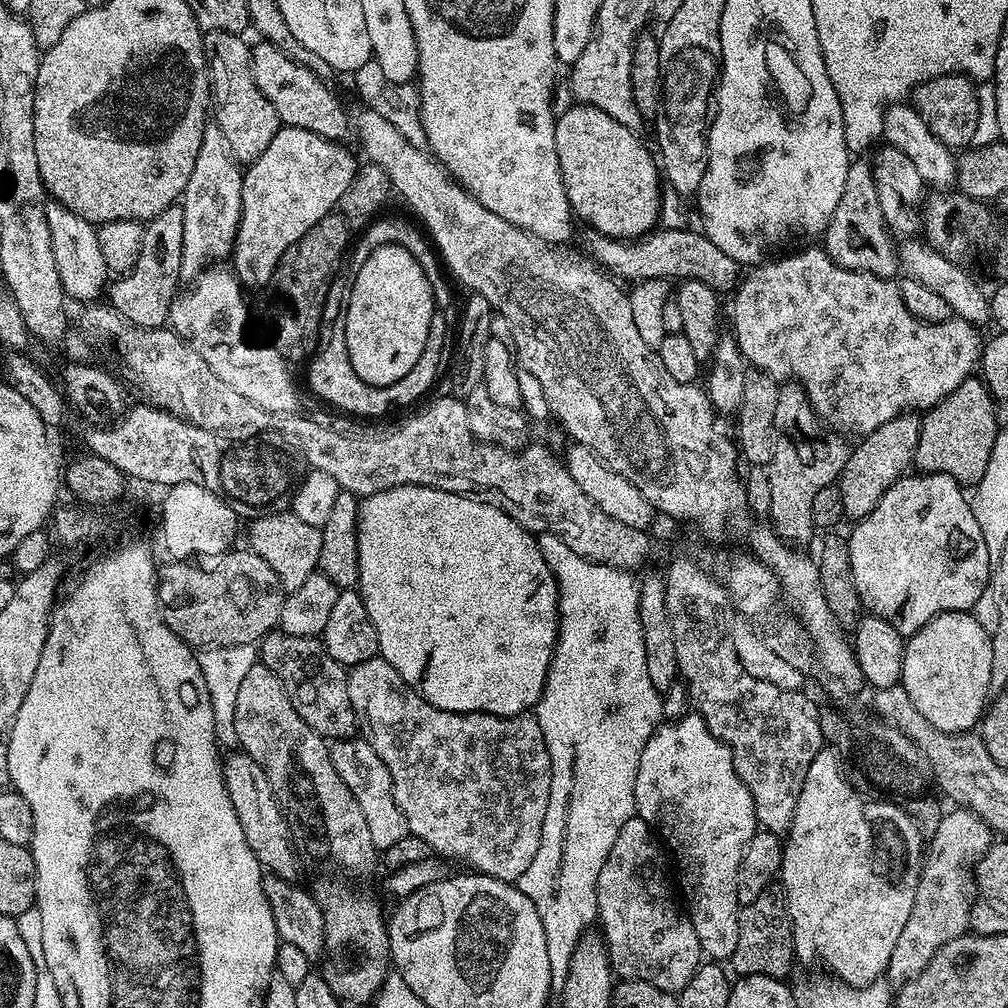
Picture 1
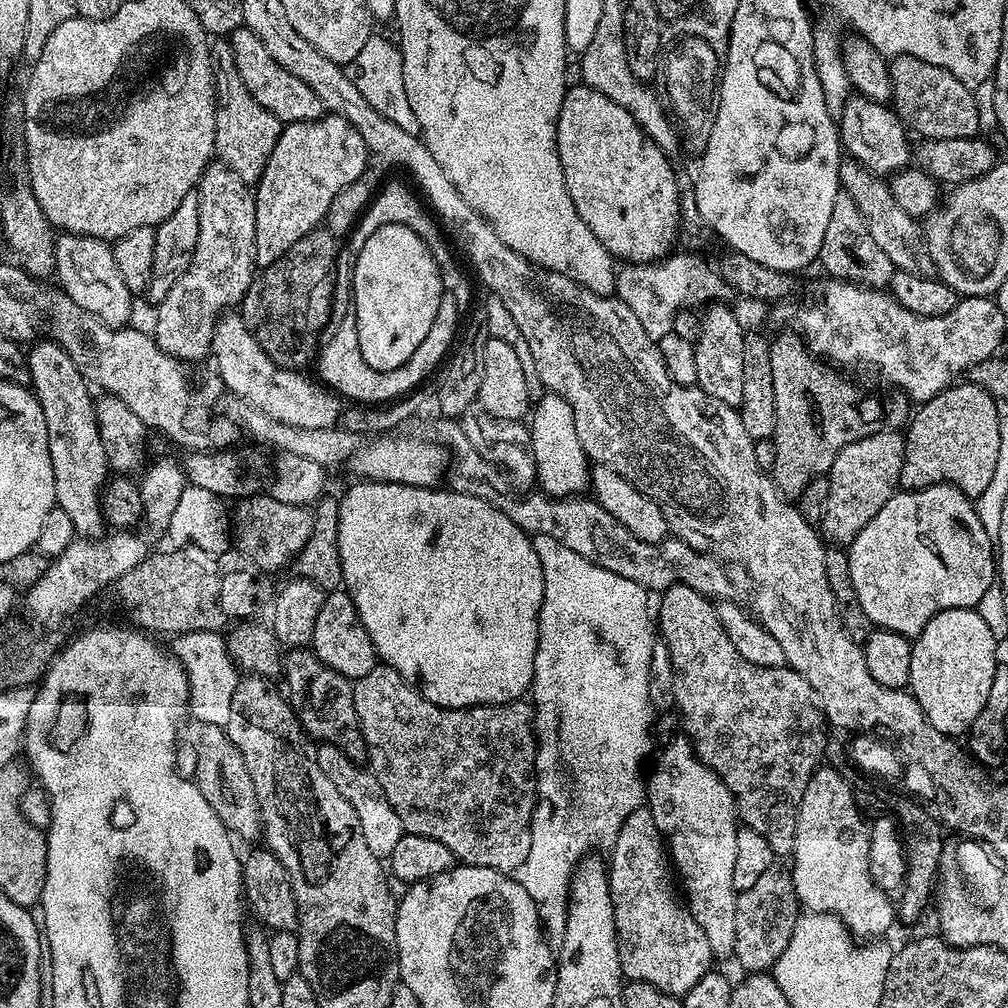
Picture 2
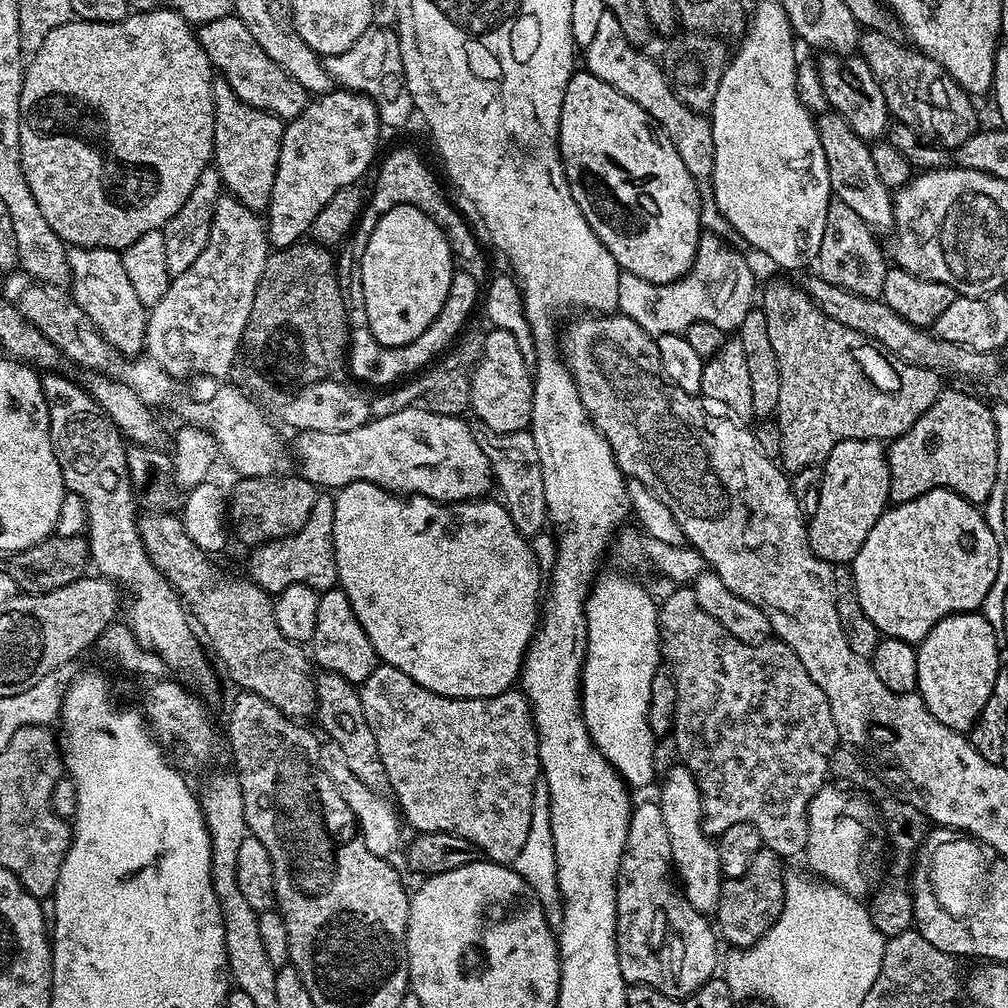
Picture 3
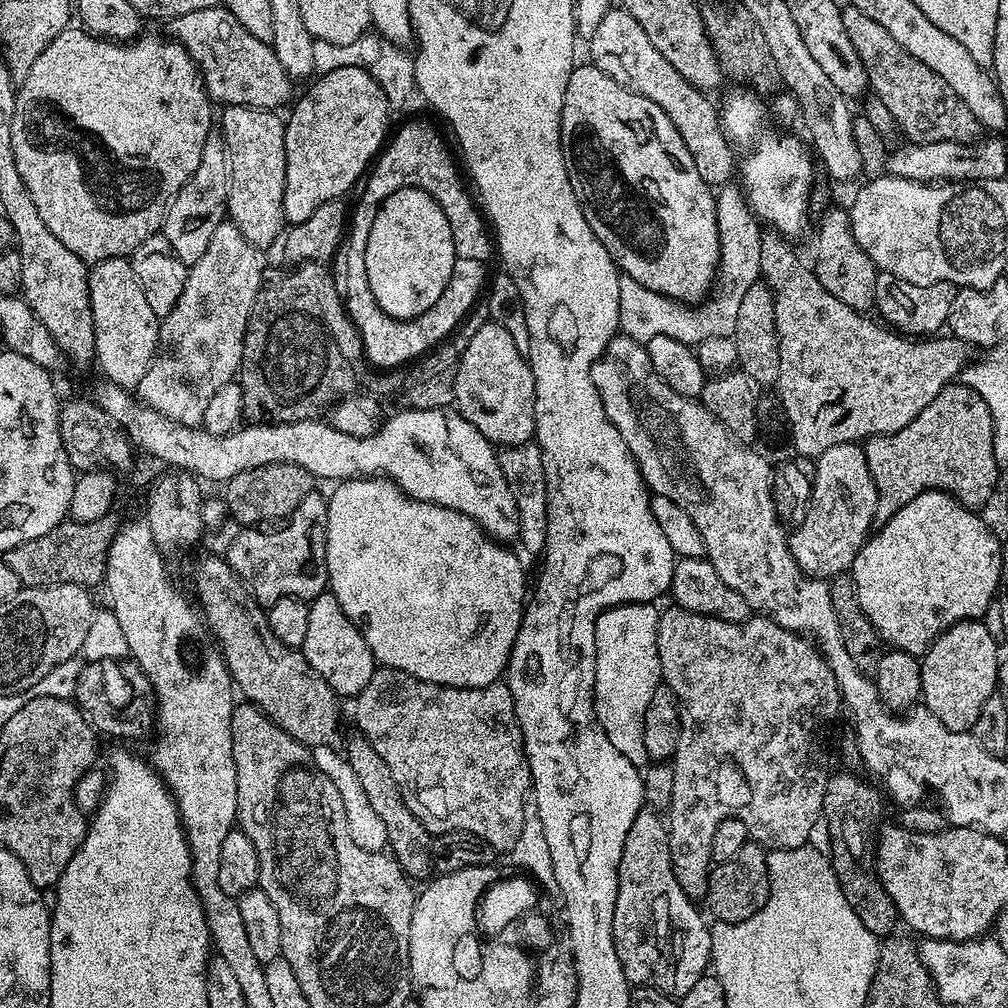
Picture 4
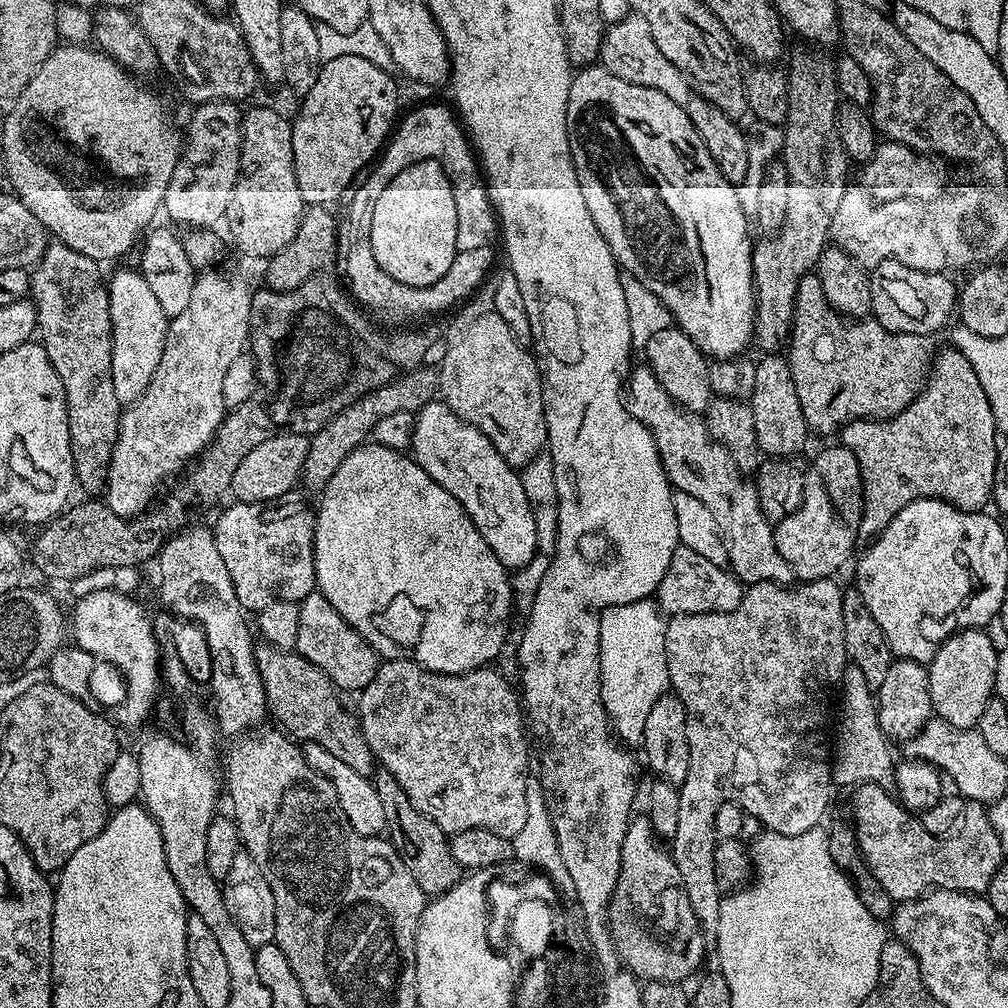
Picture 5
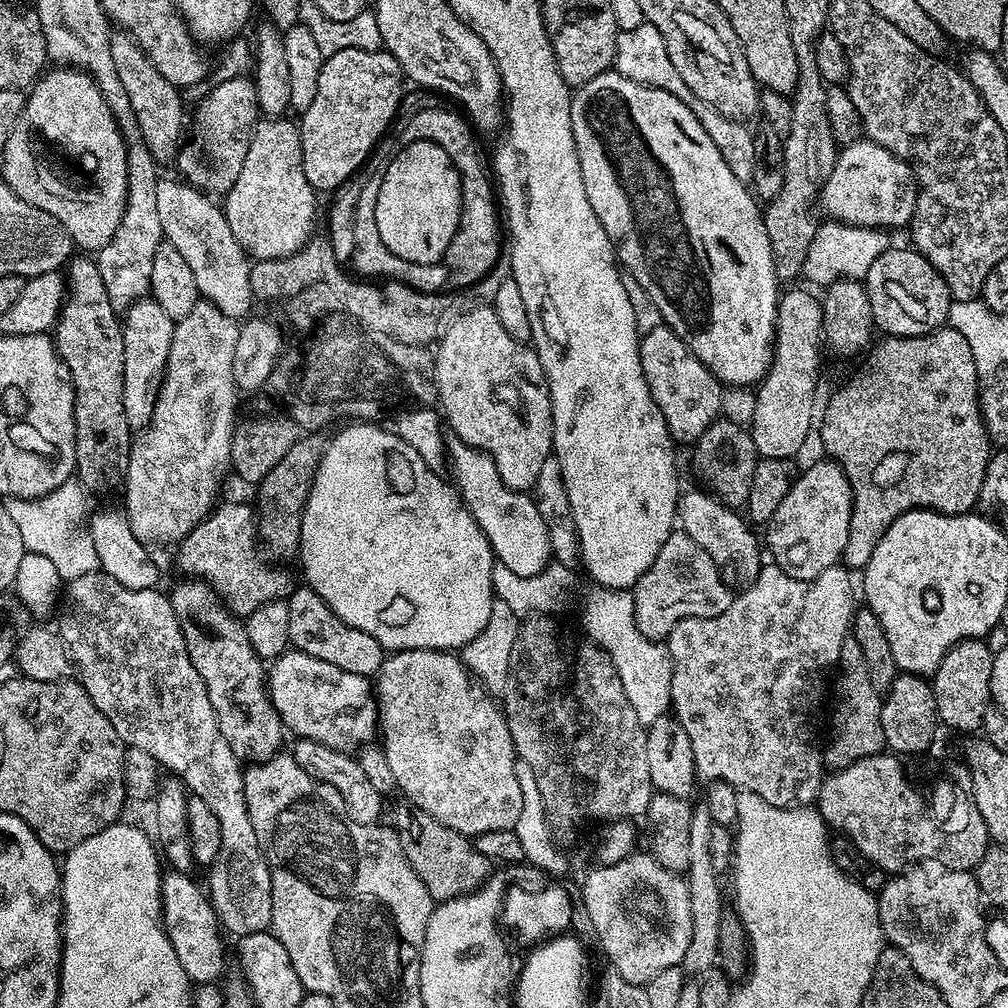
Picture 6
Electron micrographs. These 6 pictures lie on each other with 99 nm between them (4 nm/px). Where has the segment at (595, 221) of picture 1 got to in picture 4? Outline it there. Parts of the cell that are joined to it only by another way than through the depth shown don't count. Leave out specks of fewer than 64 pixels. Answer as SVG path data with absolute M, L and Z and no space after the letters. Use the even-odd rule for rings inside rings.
M591 63L583 64L572 69L560 115L560 144L564 147L564 161L570 178L570 186L578 198L582 214L586 222L590 222L590 230L594 230L598 242L606 246L610 258L623 275L634 278L634 281L640 282L642 286L649 287L650 290L666 295L672 300L679 300L689 306L699 305L709 295L710 285L716 279L720 254L719 230L716 225L716 196L713 189L702 178L702 174L698 174L698 166L686 142L682 140L682 134L678 134L674 122L670 122L666 110L662 110L658 102L650 102L650 98L631 92L626 86L614 82L614 78L610 78Z

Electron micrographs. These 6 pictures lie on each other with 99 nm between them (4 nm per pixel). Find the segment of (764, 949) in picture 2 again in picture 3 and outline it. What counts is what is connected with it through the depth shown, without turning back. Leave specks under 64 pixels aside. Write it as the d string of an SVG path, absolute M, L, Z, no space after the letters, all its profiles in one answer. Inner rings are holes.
M760 847L758 854L754 856L754 862L750 862L750 866L746 870L746 874L742 874L733 880L725 879L720 886L720 905L716 907L714 913L715 923L718 925L719 935L733 949L749 948L751 944L758 943L764 935L772 929L772 924L778 917L784 905L784 882L786 879L786 871L782 865L781 857L777 856L766 847Z

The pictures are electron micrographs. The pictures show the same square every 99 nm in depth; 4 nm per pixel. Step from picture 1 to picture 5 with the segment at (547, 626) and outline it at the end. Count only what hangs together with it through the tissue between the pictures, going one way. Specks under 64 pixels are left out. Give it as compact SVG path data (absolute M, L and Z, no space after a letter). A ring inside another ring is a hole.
M365 442L350 453L334 470L334 478L319 493L320 509L315 509L316 529L314 530L314 570L316 571L316 587L328 599L330 606L342 614L346 623L375 650L377 657L384 660L413 660L431 672L442 674L458 674L470 672L473 668L483 668L493 663L492 659L504 648L504 635L508 632L508 624L504 619L512 608L512 584L508 581L509 573L504 564L498 562L494 550L482 538L482 534L474 526L474 522L466 514L464 507L447 492L411 455L395 448L387 448L375 442Z

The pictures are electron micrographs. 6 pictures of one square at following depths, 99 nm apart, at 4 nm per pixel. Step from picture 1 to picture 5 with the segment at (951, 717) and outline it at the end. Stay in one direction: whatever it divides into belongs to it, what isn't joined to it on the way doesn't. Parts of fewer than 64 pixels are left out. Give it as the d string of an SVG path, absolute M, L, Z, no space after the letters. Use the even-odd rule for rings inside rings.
M965 628L948 637L927 665L933 713L955 728L975 728L978 718L982 718L982 710L986 710L986 702L993 699L996 690L997 655L996 648L990 642L987 631L978 628Z

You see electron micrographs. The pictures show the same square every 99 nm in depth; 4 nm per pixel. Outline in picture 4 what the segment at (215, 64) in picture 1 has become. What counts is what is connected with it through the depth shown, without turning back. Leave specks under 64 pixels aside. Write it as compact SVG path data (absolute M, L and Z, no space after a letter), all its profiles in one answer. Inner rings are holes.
M227 105L218 116L218 132L224 138L228 152L228 211L227 219L236 224L246 242L257 250L281 239L286 228L284 218L284 183L286 182L286 142L284 141L285 121L275 111L266 108Z

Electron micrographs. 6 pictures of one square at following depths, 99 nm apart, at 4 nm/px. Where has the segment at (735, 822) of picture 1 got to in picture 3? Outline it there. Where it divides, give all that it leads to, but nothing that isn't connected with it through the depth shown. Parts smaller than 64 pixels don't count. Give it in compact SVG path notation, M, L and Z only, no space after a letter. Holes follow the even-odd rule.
M673 766L663 777L658 803L662 818L666 822L666 834L670 834L670 850L675 875L682 885L685 898L694 906L694 910L705 914L715 913L720 905L720 850L717 841L704 830L700 811L700 791L696 779L687 768ZM680 875L680 876L679 876ZM684 883L684 884L683 884Z

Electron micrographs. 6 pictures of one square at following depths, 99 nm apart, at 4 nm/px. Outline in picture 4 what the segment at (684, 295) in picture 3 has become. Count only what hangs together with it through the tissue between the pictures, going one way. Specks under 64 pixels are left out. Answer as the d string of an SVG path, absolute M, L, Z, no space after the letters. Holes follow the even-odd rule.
M737 183L721 185L716 194L716 225L719 230L720 254L717 275L711 294L700 305L689 306L642 286L626 275L619 278L619 331L646 344L650 338L670 337L689 346L708 338L735 337L738 311L743 295L756 284L763 271L761 260L762 228L747 206Z

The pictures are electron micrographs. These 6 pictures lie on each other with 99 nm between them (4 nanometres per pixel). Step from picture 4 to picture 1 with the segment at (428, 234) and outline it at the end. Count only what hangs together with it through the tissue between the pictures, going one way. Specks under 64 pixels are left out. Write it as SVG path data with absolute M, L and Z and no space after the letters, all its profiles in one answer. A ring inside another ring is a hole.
M386 244L367 253L363 259L356 268L349 309L346 310L346 350L349 351L350 365L362 382L374 387L388 387L414 369L414 364L426 346L431 318L437 307L432 300L430 282L426 282L426 274L422 274L422 266L418 266L410 250Z

